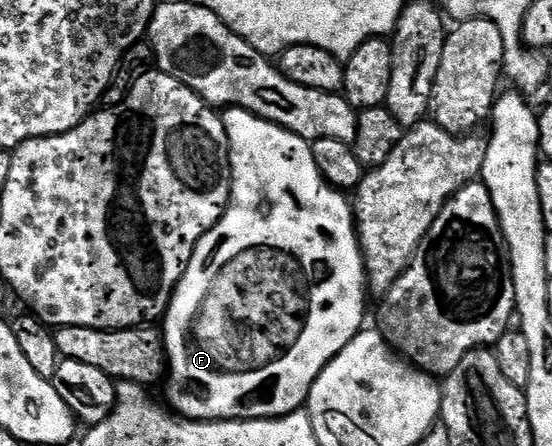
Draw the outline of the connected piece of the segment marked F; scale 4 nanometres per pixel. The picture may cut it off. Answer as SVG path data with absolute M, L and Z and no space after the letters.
M229 108L223 113L222 119L228 135L232 167L232 202L224 211L224 217L198 242L178 286L172 291L168 311L162 317L168 384L166 404L171 411L186 420L269 420L301 411L307 405L310 390L324 367L365 327L364 256L360 252L360 239L356 237L353 205L345 193L324 181L318 166L314 166L314 154L309 141L244 108Z

